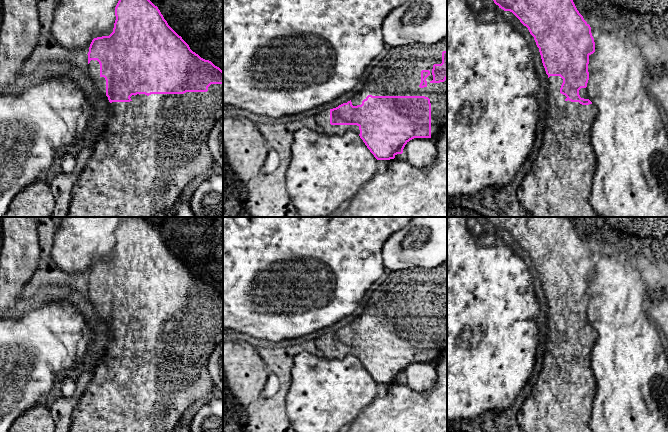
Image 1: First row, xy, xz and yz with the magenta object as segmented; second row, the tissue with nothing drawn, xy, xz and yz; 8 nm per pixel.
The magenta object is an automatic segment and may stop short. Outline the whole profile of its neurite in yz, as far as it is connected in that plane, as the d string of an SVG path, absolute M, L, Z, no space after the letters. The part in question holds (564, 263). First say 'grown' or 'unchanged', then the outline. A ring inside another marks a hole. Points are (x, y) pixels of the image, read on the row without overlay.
grown | M485 217L494 225L499 232L512 236L520 246L526 250L534 261L541 279L542 287L549 302L549 328L544 350L543 367L531 392L526 396L523 407L517 414L517 422L524 432L592 432L590 429L593 400L596 394L597 384L591 366L591 351L596 340L596 332L589 324L587 307L589 304L588 288L589 280L595 276L595 266L591 257L590 249L584 244L577 234L572 222L568 217Z

